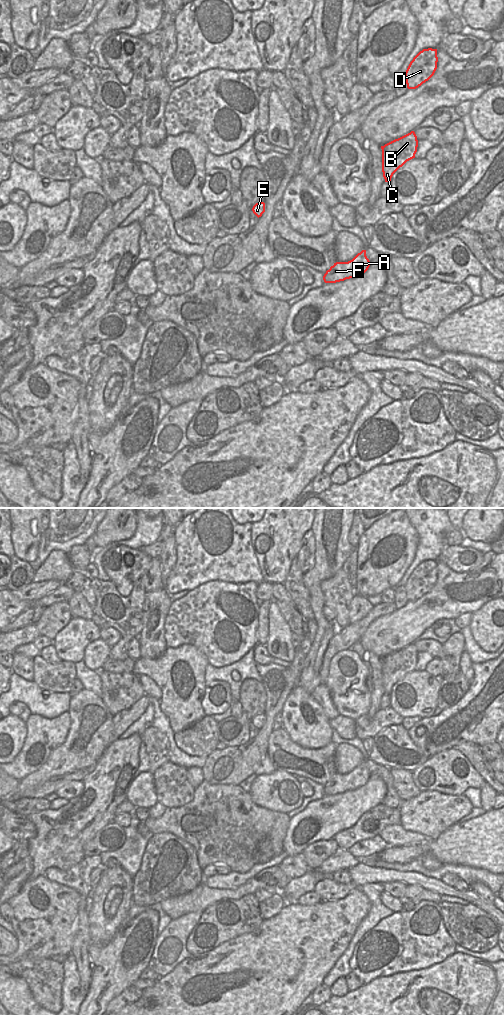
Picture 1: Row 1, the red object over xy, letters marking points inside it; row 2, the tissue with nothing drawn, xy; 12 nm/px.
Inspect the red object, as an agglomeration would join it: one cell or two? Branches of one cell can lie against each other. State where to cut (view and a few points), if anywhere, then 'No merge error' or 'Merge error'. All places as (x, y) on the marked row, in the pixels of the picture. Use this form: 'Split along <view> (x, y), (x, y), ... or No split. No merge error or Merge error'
Split along xy (384, 146), (382, 150). Merge error

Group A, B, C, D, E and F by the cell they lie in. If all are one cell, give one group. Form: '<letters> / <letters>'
A B C D F / E

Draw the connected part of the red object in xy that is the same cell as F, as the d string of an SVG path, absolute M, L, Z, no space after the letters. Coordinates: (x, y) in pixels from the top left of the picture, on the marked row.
M362 250L348 262L336 262L323 276L325 283L336 283L364 274L370 266L366 250Z

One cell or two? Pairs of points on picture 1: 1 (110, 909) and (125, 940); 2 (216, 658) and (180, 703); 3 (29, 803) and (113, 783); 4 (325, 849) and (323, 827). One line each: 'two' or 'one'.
1: two
2: two
3: two
4: two

